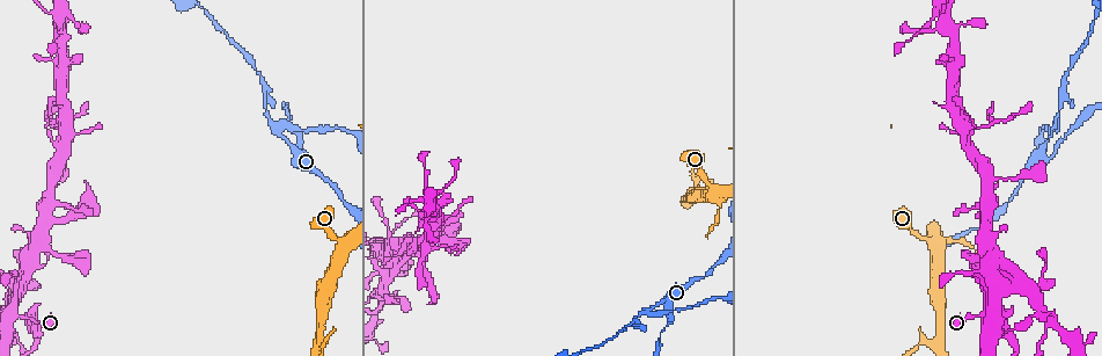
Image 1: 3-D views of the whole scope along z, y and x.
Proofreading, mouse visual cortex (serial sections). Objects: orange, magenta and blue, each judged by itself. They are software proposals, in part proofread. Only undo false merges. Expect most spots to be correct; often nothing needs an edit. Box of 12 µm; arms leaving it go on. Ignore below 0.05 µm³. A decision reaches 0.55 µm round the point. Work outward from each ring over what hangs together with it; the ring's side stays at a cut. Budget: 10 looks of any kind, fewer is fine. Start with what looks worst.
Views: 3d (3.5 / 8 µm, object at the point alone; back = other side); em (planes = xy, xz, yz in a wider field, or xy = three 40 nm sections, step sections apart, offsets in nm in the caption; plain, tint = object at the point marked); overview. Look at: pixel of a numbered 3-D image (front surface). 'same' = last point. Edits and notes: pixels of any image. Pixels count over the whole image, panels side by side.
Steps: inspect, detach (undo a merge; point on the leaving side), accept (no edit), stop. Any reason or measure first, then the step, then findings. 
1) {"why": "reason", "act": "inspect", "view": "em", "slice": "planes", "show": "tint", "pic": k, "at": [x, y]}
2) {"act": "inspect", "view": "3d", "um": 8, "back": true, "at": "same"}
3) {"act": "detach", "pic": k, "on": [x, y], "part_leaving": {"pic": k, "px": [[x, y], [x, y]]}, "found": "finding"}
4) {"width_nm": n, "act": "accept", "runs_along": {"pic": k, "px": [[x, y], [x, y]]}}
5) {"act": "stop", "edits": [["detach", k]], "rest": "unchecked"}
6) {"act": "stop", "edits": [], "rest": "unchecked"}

{"why": "sharp bend", "act": "inspect", "view": "3d", "um": 3.5, "pic": 1, "at": [1047, 332]}

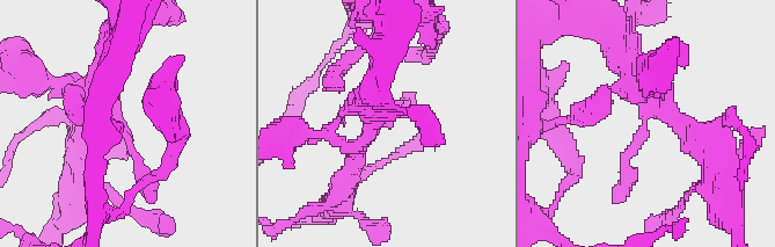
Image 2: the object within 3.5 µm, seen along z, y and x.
{"why": "shape alone is not enough", "act": "inspect", "view": "em", "slice": "xy", "step": 3, "show": "plain", "pic": 2, "at": [642, 123]}

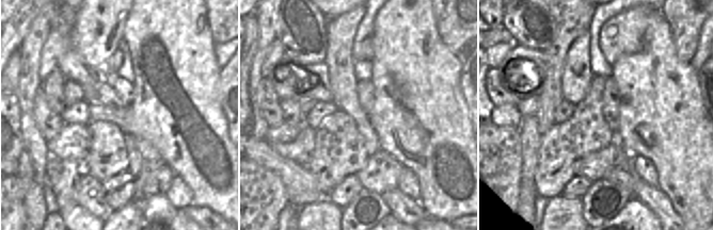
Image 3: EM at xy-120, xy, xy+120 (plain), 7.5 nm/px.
{"act": "inspect", "view": "em", "slice": "xy", "step": 3, "show": "tint", "at": "same"}

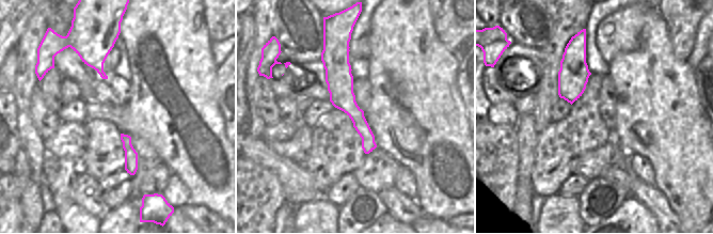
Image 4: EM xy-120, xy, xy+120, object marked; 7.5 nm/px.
{"arm_widths_nm": [200, 200, 250, 350], "act": "accept", "runs_along": {"pic": 2, "px": [[110, 59], [110, 95], [145, 188]]}, "found": "all the same cell"}

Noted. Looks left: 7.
{"why": "abrupt turn", "act": "inspect", "view": "3d", "um": 3.5, "back": true, "pic": 1, "at": [707, 185]}

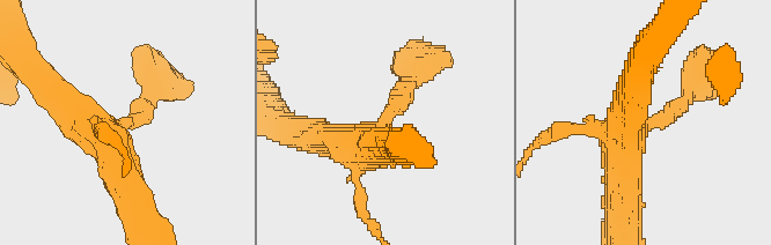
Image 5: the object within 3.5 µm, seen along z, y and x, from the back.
{"arms": 4, "arm_widths_nm": [250, 250, 450, 450], "why": "now the EM", "act": "inspect", "view": "em", "slice": "xy", "step": 5, "show": "tint", "pic": 5, "at": [642, 127]}

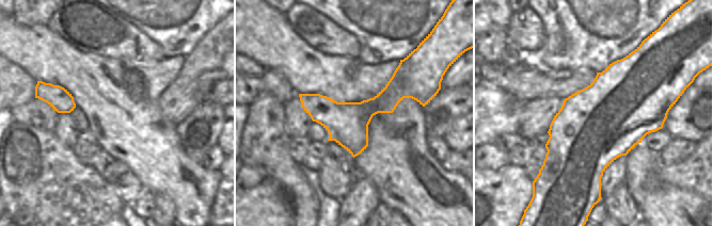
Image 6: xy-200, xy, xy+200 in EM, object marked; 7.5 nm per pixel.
{"act": "accept", "runs_along": {"pic": 5, "px": [[694, 84], [622, 145], [622, 184]]}, "found": "one cell here"}

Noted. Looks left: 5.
{"act": "inspect", "view": "3d", "um": 3.5, "pic": 1, "at": [321, 340]}

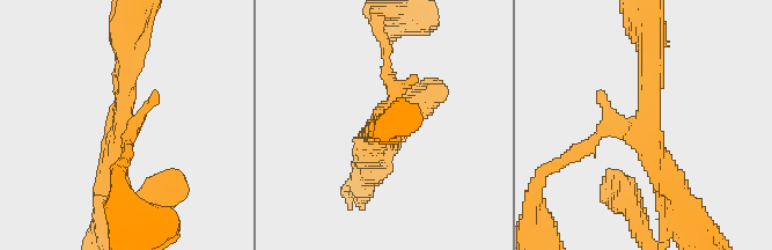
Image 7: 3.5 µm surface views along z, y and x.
{"act": "inspect", "view": "em", "slice": "xy", "step": 3, "show": "tint", "pic": 7, "at": [123, 122]}

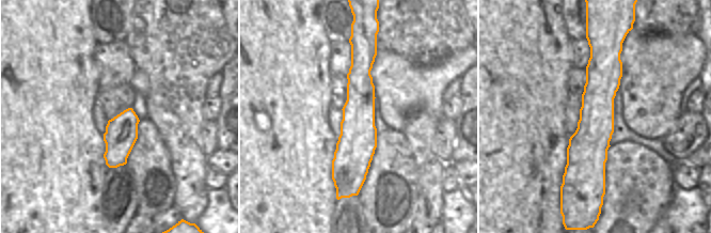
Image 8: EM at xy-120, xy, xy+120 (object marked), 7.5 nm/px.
{"act": "accept", "runs_along": {"pic": 7, "px": [[651, 43], [645, 139], [681, 170]]}, "found": "one cell here"}

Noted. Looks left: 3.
{"why": "narrows sharply", "act": "inspect", "view": "3d", "um": 3.5, "pic": 1, "at": [59, 15]}

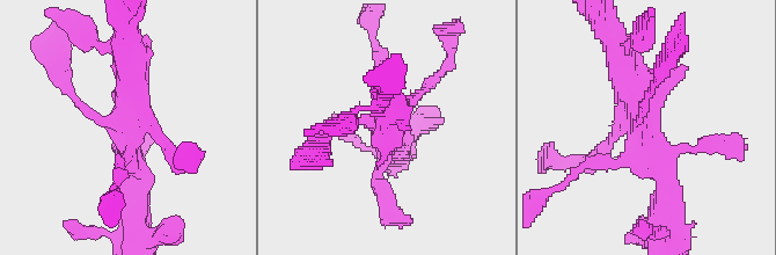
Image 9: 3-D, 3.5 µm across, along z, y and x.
{"why": "need the tissue", "act": "inspect", "view": "em", "slice": "xy", "step": 1, "show": "tint", "pic": 9, "at": [127, 129]}

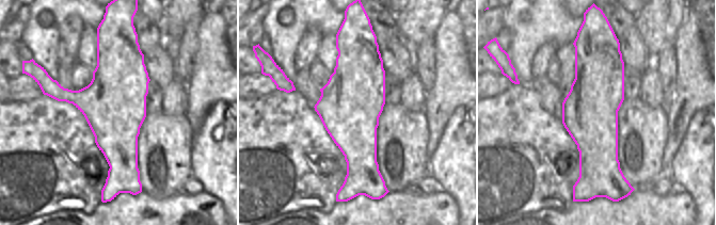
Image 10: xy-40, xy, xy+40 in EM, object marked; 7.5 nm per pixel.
{"act": "accept", "found": "all the same cell"}

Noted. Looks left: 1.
{"act": "stop", "edits": [], "rest": "unchecked"}

